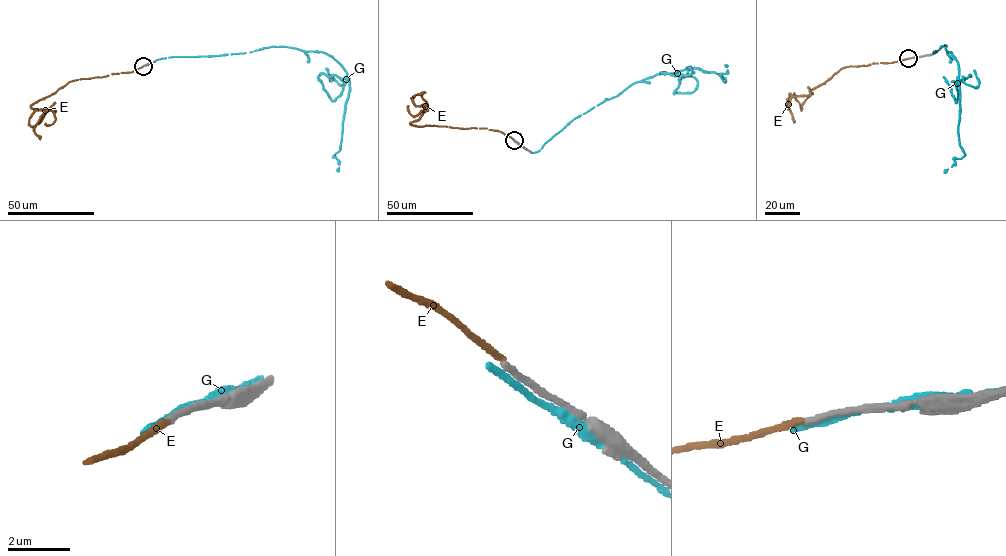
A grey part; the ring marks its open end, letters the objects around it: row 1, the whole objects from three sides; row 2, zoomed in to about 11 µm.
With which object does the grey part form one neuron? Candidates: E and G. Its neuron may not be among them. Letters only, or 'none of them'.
none of them

